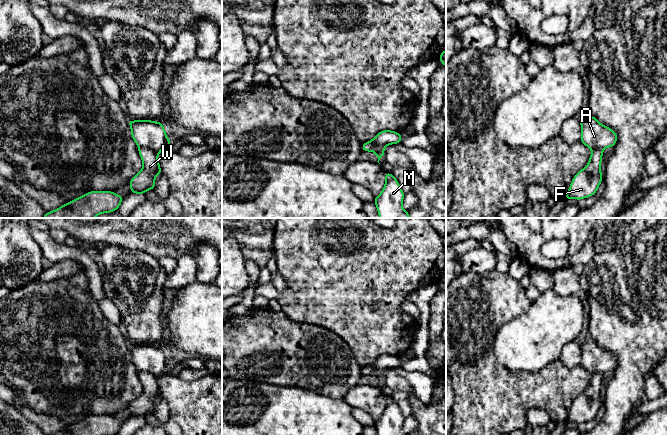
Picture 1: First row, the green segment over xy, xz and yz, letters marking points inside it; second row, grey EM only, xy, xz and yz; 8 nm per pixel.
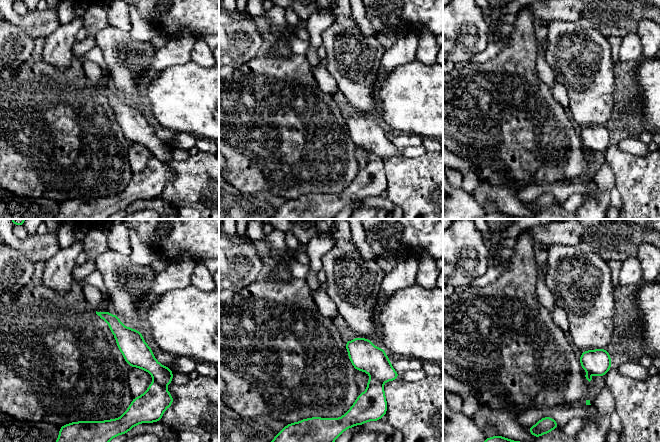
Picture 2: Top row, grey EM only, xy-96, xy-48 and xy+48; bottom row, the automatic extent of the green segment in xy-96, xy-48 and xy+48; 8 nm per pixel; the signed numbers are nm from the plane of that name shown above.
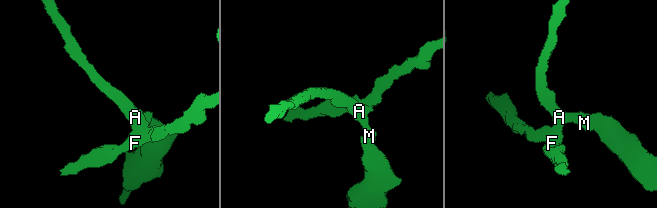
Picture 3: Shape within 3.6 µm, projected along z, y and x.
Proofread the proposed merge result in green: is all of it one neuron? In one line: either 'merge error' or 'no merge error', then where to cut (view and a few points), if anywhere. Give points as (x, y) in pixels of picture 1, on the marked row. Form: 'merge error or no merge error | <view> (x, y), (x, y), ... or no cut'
merge error | xy (139, 146), (149, 148), (157, 154)

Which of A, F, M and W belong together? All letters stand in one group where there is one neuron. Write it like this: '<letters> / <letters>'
A M / F W

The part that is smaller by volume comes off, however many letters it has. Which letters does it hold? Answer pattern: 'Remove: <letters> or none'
Remove: F, W

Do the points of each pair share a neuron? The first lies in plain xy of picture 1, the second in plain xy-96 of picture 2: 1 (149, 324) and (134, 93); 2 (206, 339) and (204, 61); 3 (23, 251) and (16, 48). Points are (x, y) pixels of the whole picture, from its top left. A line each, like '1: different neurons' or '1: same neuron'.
1: same neuron
2: different neurons
3: same neuron

